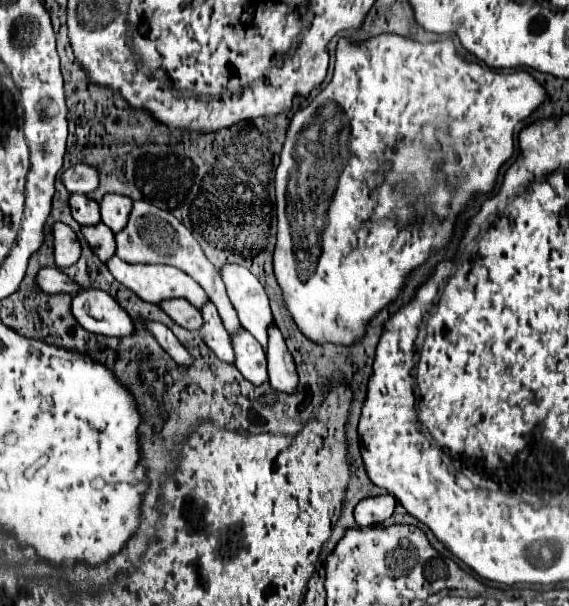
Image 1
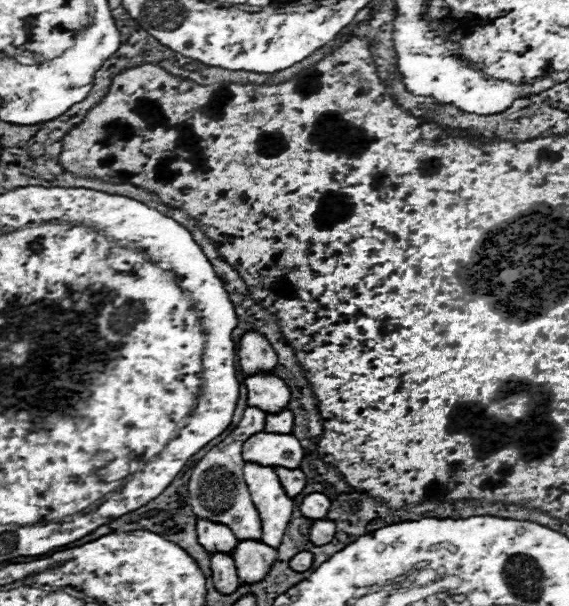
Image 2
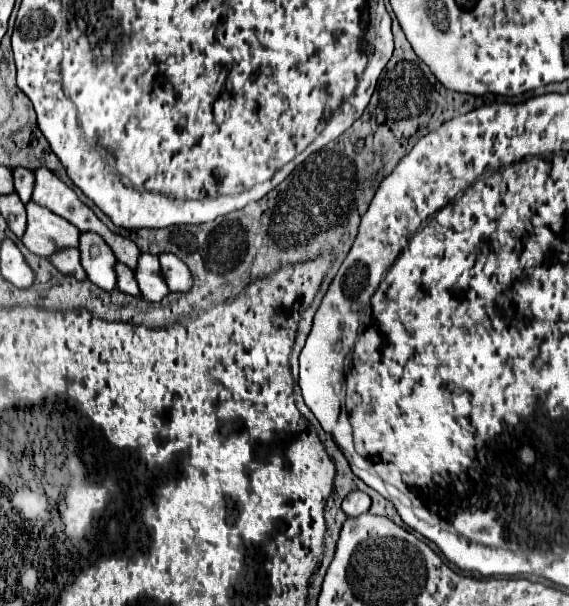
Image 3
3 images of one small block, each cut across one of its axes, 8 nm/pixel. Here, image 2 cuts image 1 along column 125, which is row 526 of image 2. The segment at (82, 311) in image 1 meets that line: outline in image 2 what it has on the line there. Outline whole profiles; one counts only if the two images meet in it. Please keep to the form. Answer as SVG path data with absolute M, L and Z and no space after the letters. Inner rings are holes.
M322 518L322 520L314 520L310 530L308 530L308 540L316 546L322 546L322 544L328 544L336 534L336 524L328 518Z

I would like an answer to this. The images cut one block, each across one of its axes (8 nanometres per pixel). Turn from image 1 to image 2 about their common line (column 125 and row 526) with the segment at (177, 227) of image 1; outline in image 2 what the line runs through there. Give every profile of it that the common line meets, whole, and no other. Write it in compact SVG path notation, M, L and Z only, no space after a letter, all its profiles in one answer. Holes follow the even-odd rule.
M248 406L244 410L240 424L192 468L192 474L188 480L188 496L190 496L194 514L200 518L214 518L216 522L230 526L230 530L234 530L234 536L238 540L242 540L242 538L260 540L262 538L260 516L256 512L256 506L252 504L248 486L242 478L242 468L244 468L242 444L252 434L260 432L262 426L264 426L264 412L260 408Z

